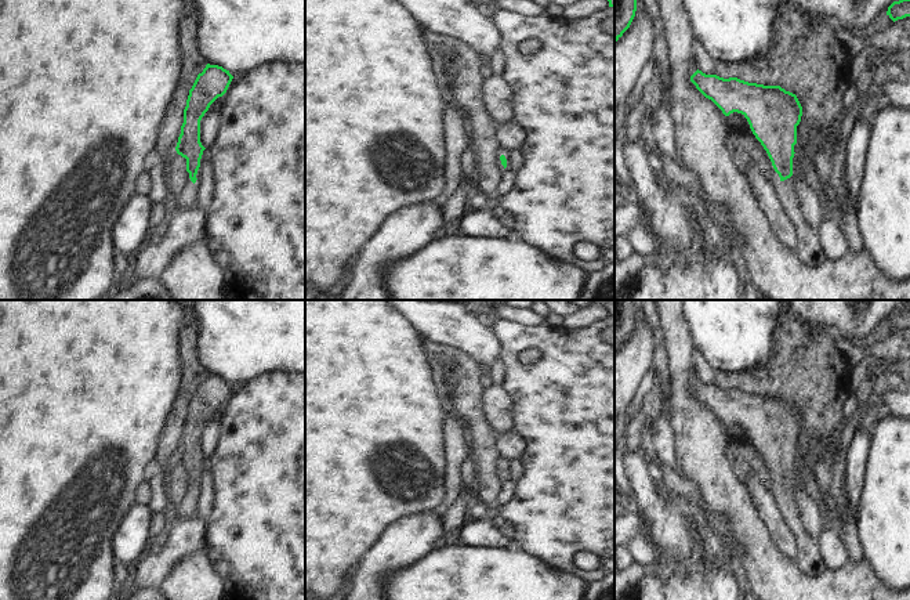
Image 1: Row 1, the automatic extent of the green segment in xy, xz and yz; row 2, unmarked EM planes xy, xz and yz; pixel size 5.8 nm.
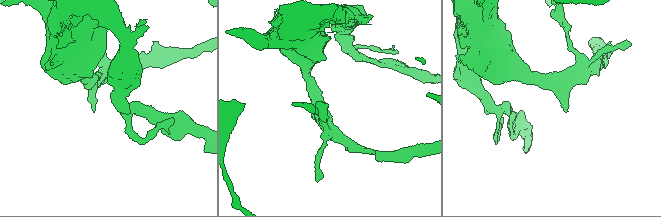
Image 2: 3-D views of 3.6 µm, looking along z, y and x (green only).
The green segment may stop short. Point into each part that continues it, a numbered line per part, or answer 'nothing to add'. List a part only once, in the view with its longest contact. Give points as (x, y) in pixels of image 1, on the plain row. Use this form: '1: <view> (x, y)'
1: yz (809, 559)

